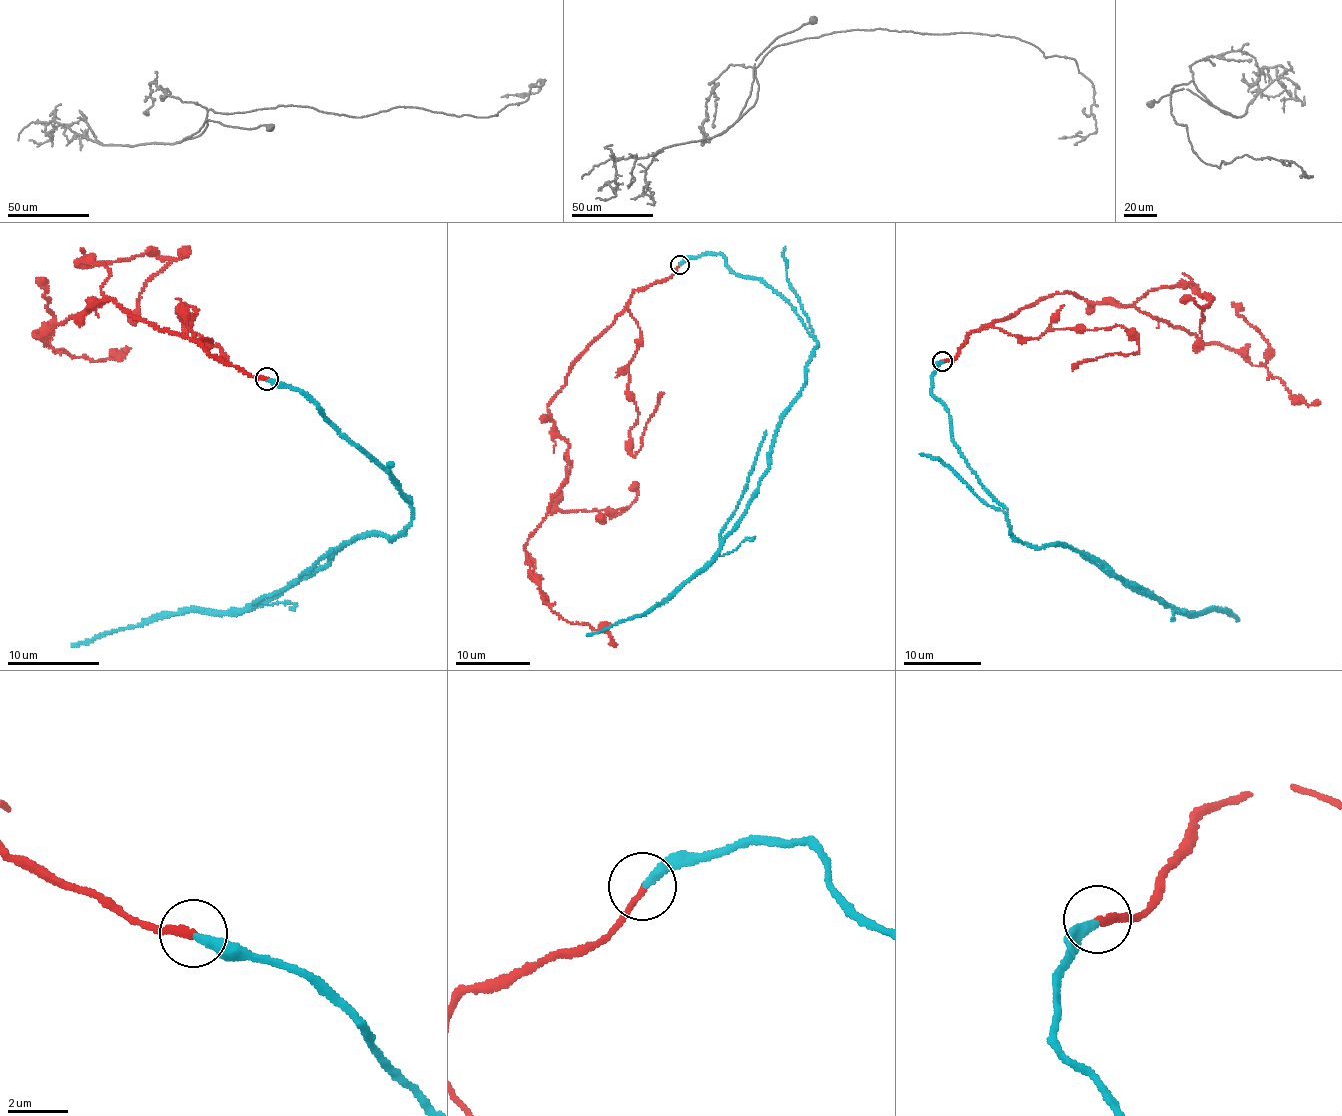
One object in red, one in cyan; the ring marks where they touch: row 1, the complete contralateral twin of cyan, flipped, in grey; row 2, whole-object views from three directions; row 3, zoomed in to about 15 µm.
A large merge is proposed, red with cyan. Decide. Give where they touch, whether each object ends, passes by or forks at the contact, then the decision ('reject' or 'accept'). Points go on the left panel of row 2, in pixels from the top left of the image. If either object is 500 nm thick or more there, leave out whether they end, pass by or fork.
at (267, 379); red ends there; cyan ends there; accept

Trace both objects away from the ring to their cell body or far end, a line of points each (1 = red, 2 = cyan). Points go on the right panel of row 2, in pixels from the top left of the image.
1: (943, 360), (969, 333), (1071, 291), (1136, 307), (1206, 345), (1241, 352), (1292, 399), (1320, 402)
2: (943, 360), (932, 392), (967, 466), (1007, 510), (1009, 533), (1098, 558), (1187, 614), (1209, 607), (1238, 619)

